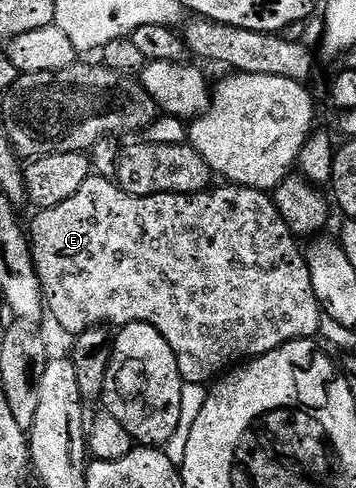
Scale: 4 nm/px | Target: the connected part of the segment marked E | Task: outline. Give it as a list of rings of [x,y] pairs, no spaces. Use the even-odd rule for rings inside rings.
[[[92,176],[85,180],[85,184],[81,184],[81,188],[77,188],[77,192],[73,192],[73,196],[69,196],[69,200],[65,200],[65,204],[57,204],[48,210],[39,210],[38,213],[36,213],[36,218],[32,220],[31,226],[29,222],[29,237],[31,239],[31,255],[35,261],[39,283],[43,289],[43,301],[45,303],[46,313],[50,315],[50,317],[52,314],[52,316],[55,317],[56,324],[59,325],[65,333],[71,334],[70,336],[78,336],[86,330],[95,327],[108,326],[111,328],[122,328],[134,322],[148,322],[149,324],[153,324],[153,328],[157,328],[157,332],[161,332],[161,336],[165,336],[165,340],[169,340],[169,348],[173,348],[173,352],[177,356],[177,364],[179,365],[179,371],[181,372],[184,383],[210,383],[212,380],[218,379],[224,372],[230,371],[236,364],[242,364],[252,358],[259,358],[262,354],[273,352],[277,347],[284,346],[286,342],[295,342],[298,338],[314,339],[319,333],[319,325],[323,322],[325,314],[324,311],[319,309],[319,301],[313,292],[313,280],[307,267],[304,251],[301,249],[301,246],[298,246],[300,243],[297,241],[296,236],[291,233],[290,228],[286,226],[285,220],[280,216],[272,195],[261,190],[254,190],[248,186],[237,186],[234,184],[223,184],[220,190],[215,189],[216,188],[208,188],[204,190],[202,194],[154,194],[148,198],[138,198],[132,194],[125,193],[124,190],[110,178]]]

